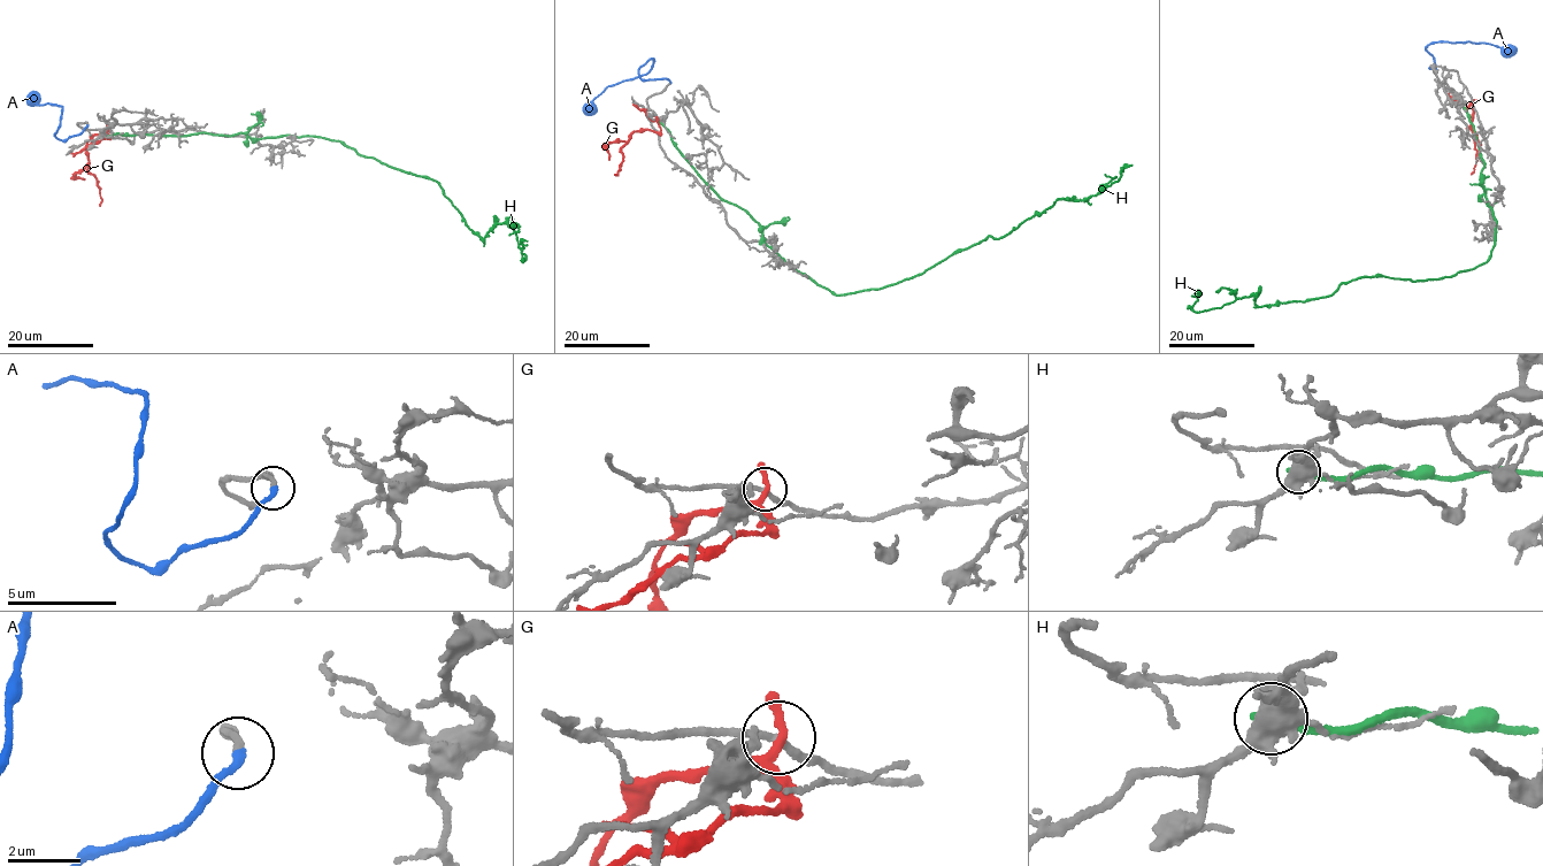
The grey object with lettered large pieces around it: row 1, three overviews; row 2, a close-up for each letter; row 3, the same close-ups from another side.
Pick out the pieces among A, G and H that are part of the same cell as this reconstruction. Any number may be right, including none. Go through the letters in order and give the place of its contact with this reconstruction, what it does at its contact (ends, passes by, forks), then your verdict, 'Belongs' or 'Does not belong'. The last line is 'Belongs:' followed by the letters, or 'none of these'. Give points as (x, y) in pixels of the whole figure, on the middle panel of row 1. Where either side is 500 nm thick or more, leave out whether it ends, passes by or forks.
A: Touches grey at (670, 82). It ends there. Belongs
G: Touches grey at (659, 135). It passes by. Does not belong
H: Touches grey at (660, 121). It ends there. Does not belong
Belongs: A

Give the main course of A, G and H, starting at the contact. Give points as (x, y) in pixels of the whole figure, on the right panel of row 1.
A: (1434, 66), (1429, 67), (1435, 68), (1426, 48), (1432, 44), (1468, 40), (1517, 51)
G: (1472, 104), (1476, 159), (1471, 174)
H: (1459, 97), (1496, 221), (1486, 262), (1261, 307), (1258, 294), (1196, 312), (1194, 293)

